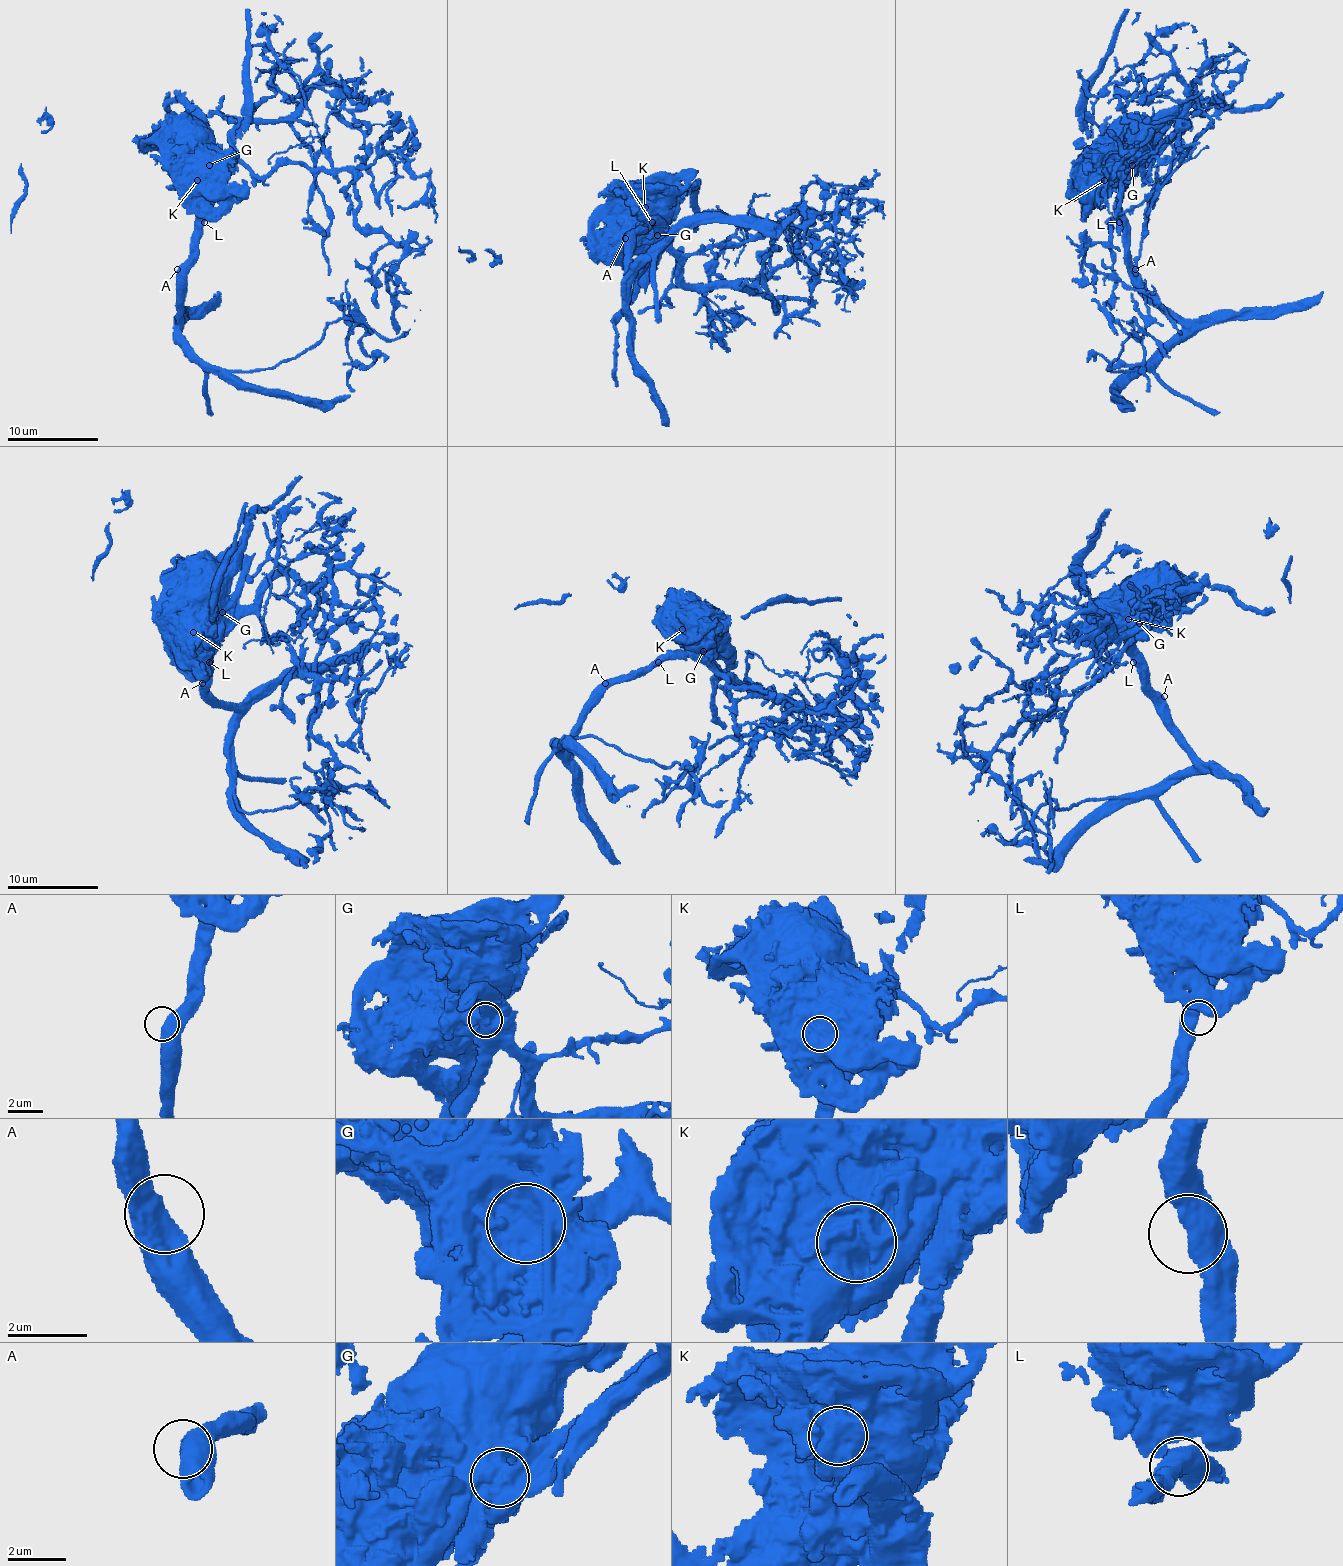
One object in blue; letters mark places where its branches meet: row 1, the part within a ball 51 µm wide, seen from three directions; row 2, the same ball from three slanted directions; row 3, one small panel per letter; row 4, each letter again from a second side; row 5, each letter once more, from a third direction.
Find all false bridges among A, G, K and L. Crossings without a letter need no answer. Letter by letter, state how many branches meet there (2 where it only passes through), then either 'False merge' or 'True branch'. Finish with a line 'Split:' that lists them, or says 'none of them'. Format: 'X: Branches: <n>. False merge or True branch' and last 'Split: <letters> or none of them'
A: Branches: 1. True branch
G: Branches: 1. False merge
K: Branches: 1. False merge
L: Branches: 2. True branch
Split: G, K

